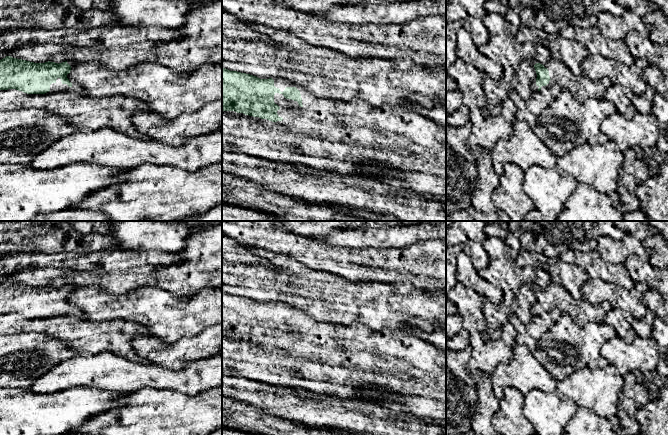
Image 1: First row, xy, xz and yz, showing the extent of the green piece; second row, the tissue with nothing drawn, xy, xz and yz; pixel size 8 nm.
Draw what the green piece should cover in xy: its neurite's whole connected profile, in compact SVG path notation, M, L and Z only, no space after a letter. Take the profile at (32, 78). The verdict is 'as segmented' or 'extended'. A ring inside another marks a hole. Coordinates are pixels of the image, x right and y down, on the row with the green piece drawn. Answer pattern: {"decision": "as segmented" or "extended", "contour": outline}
{"decision": "as segmented", "contour": "M6 56L0 60L0 90L16 89L27 94L45 94L58 78L62 84L72 87L67 78L71 66L62 63L34 63Z"}

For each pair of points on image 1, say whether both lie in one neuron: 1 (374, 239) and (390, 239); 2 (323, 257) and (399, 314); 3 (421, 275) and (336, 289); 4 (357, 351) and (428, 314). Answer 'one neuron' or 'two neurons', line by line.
1: one neuron
2: two neurons
3: two neurons
4: two neurons

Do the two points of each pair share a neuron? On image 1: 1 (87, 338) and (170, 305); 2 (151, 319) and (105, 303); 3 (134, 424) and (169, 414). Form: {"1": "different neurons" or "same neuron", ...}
{"1": "different neurons", "2": "same neuron", "3": "same neuron"}

